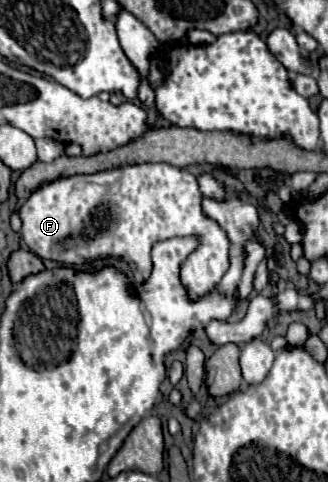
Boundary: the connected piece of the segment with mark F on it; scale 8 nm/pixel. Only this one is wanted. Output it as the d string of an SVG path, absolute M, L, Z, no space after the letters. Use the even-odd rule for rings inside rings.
M169 163L121 165L93 175L57 179L33 191L19 211L23 221L21 237L45 261L81 267L85 259L113 255L133 265L143 281L153 271L151 249L155 243L173 237L195 237L199 245L181 263L181 285L189 301L197 301L217 289L229 269L229 237L217 221L205 215L201 201L197 179L187 169ZM77 241L83 241L85 249L75 249Z

